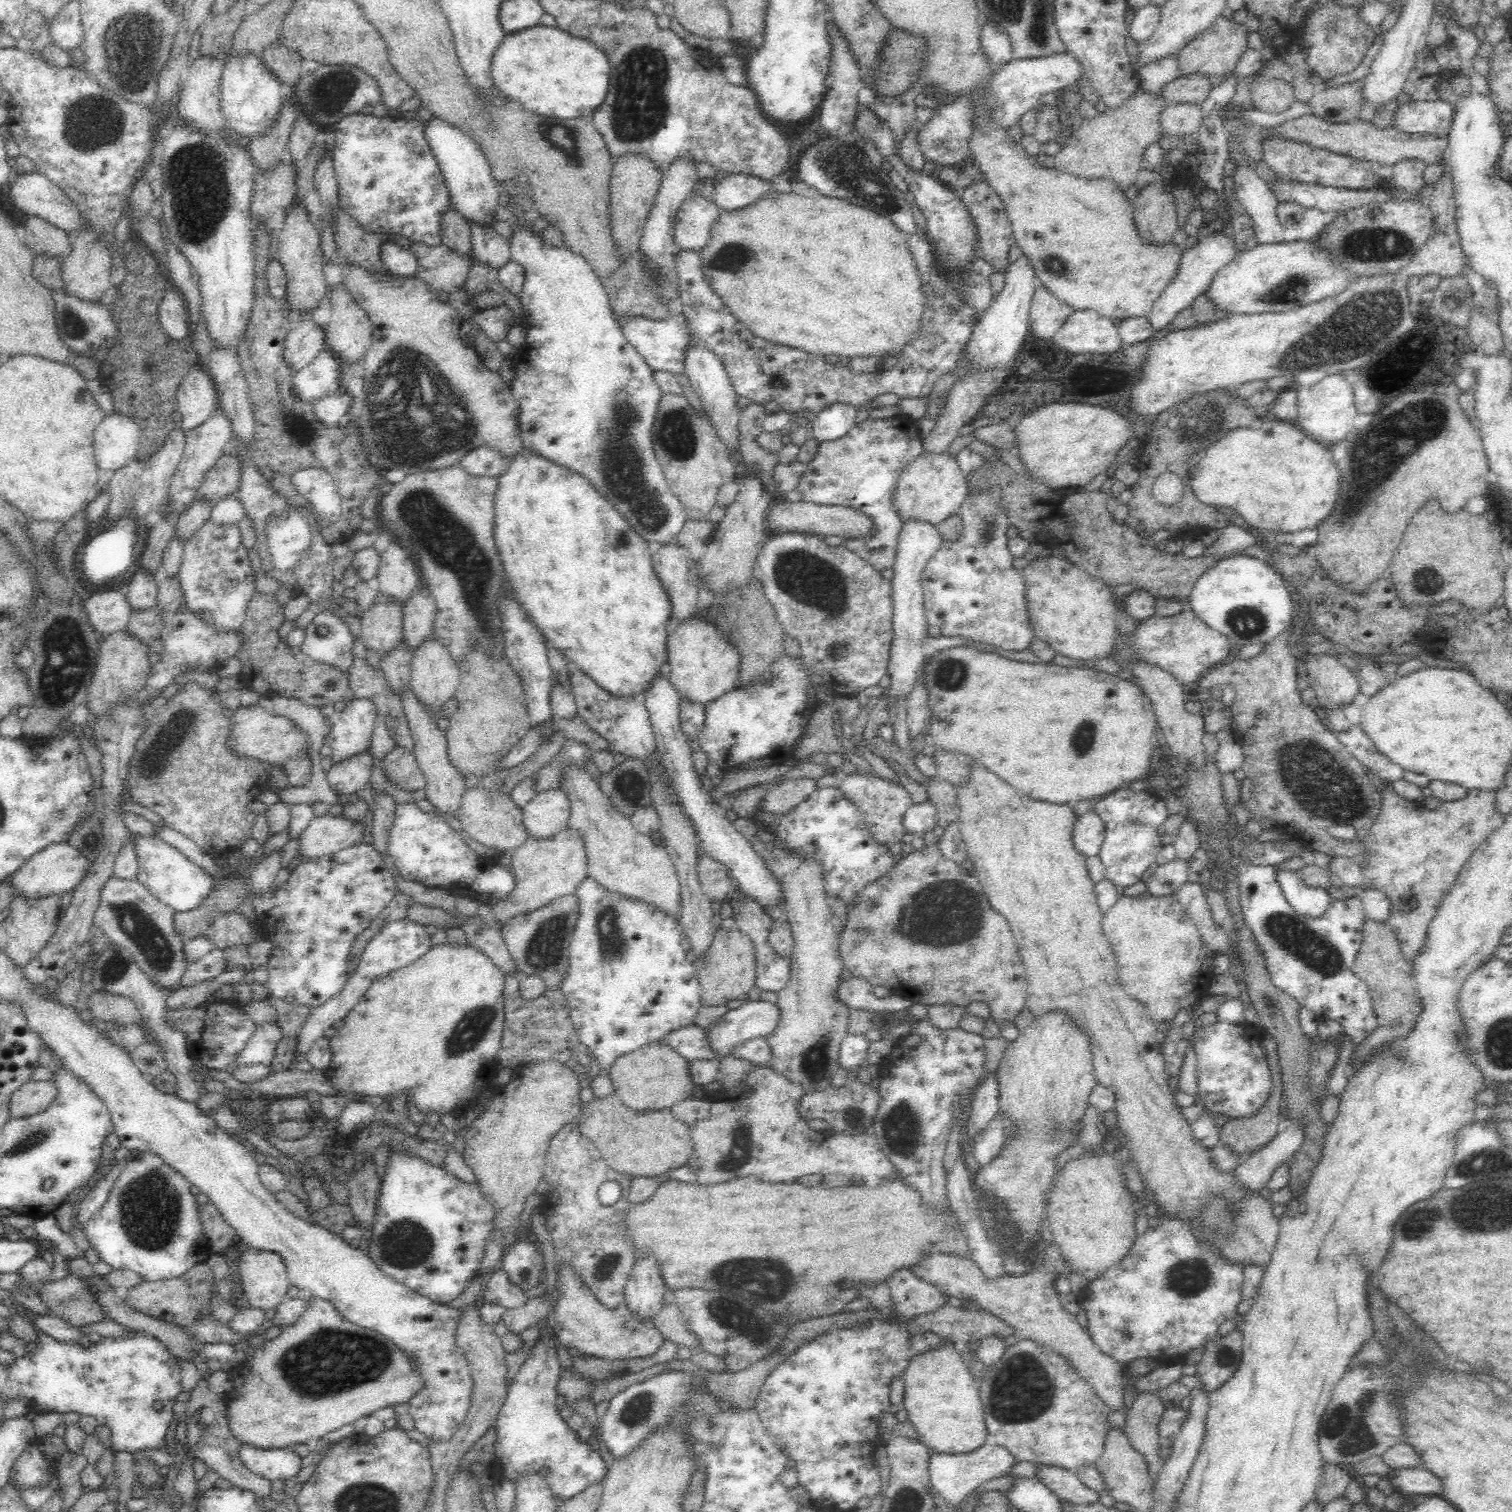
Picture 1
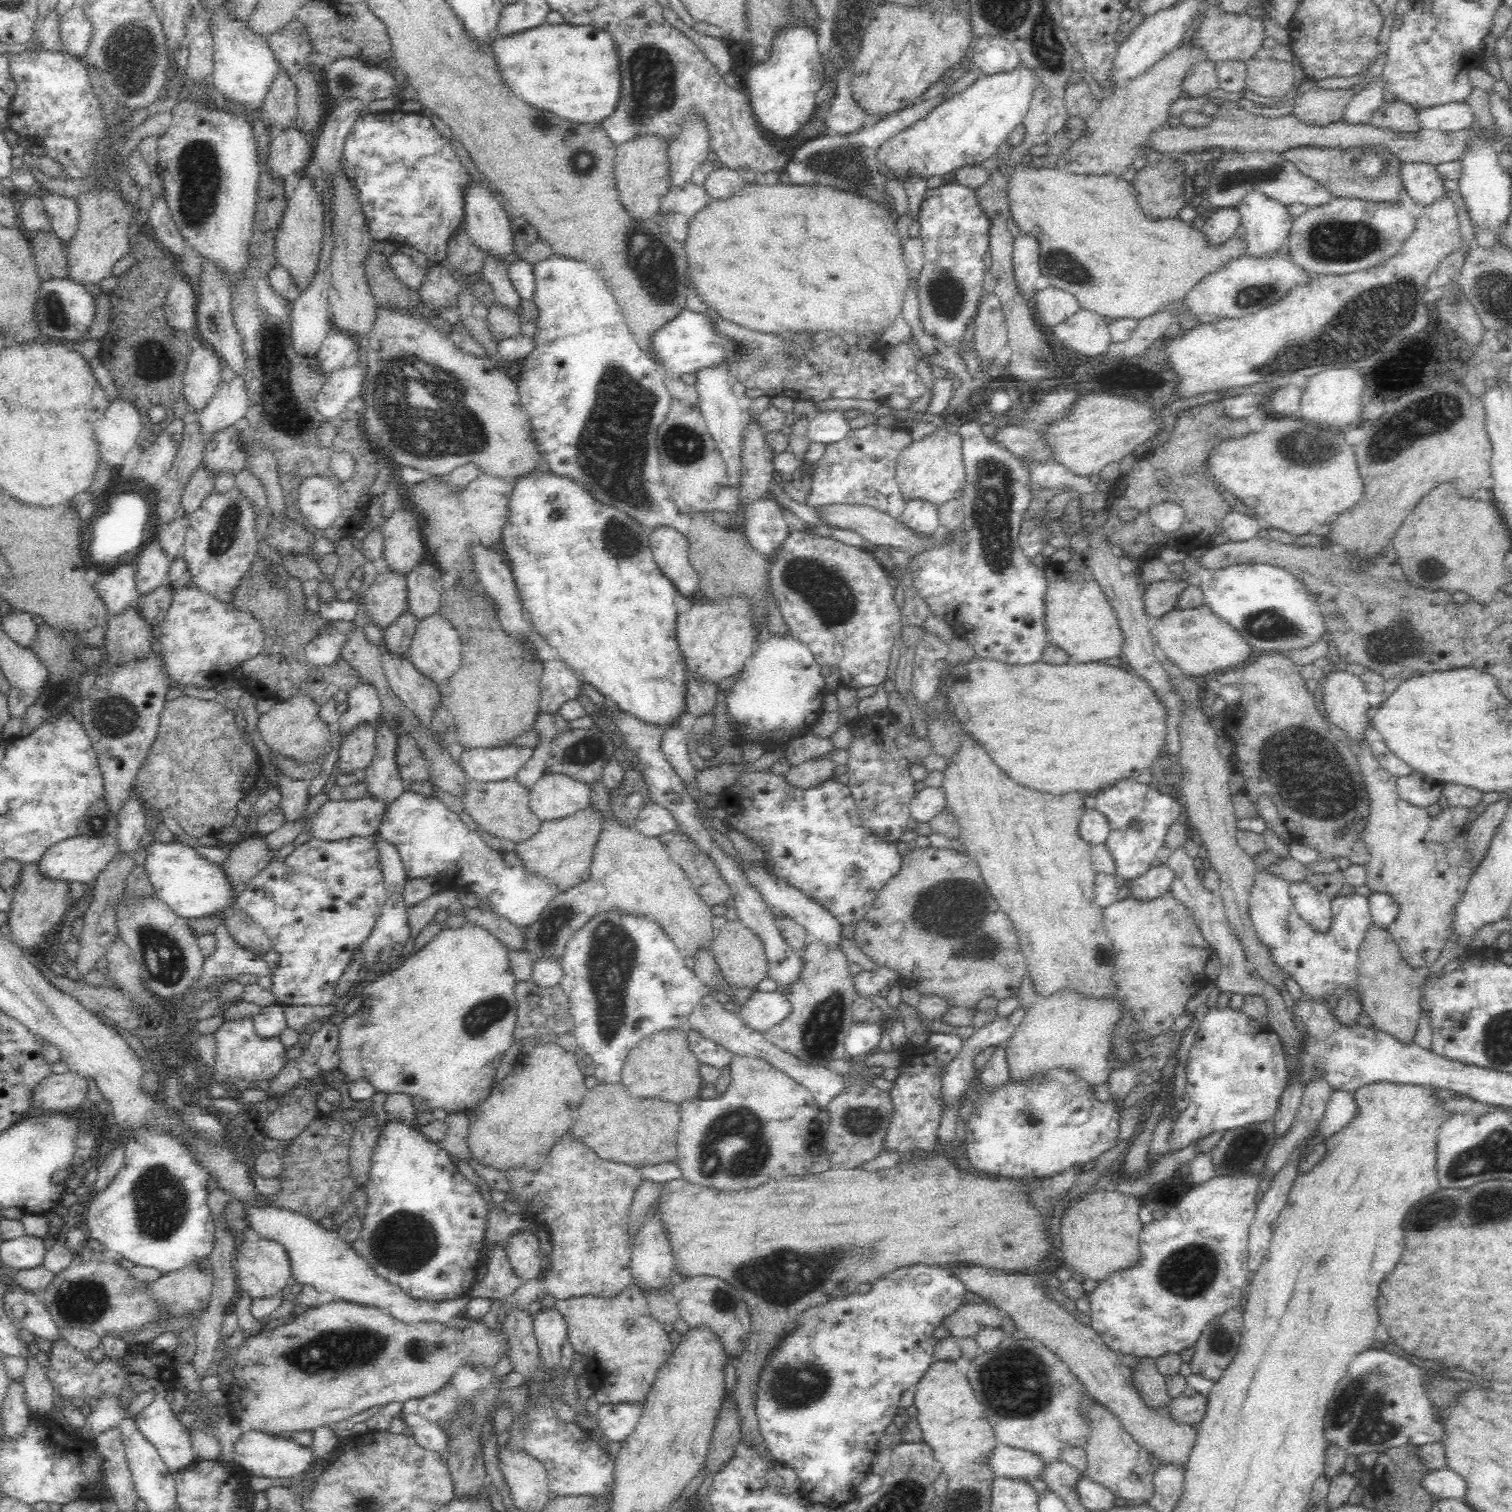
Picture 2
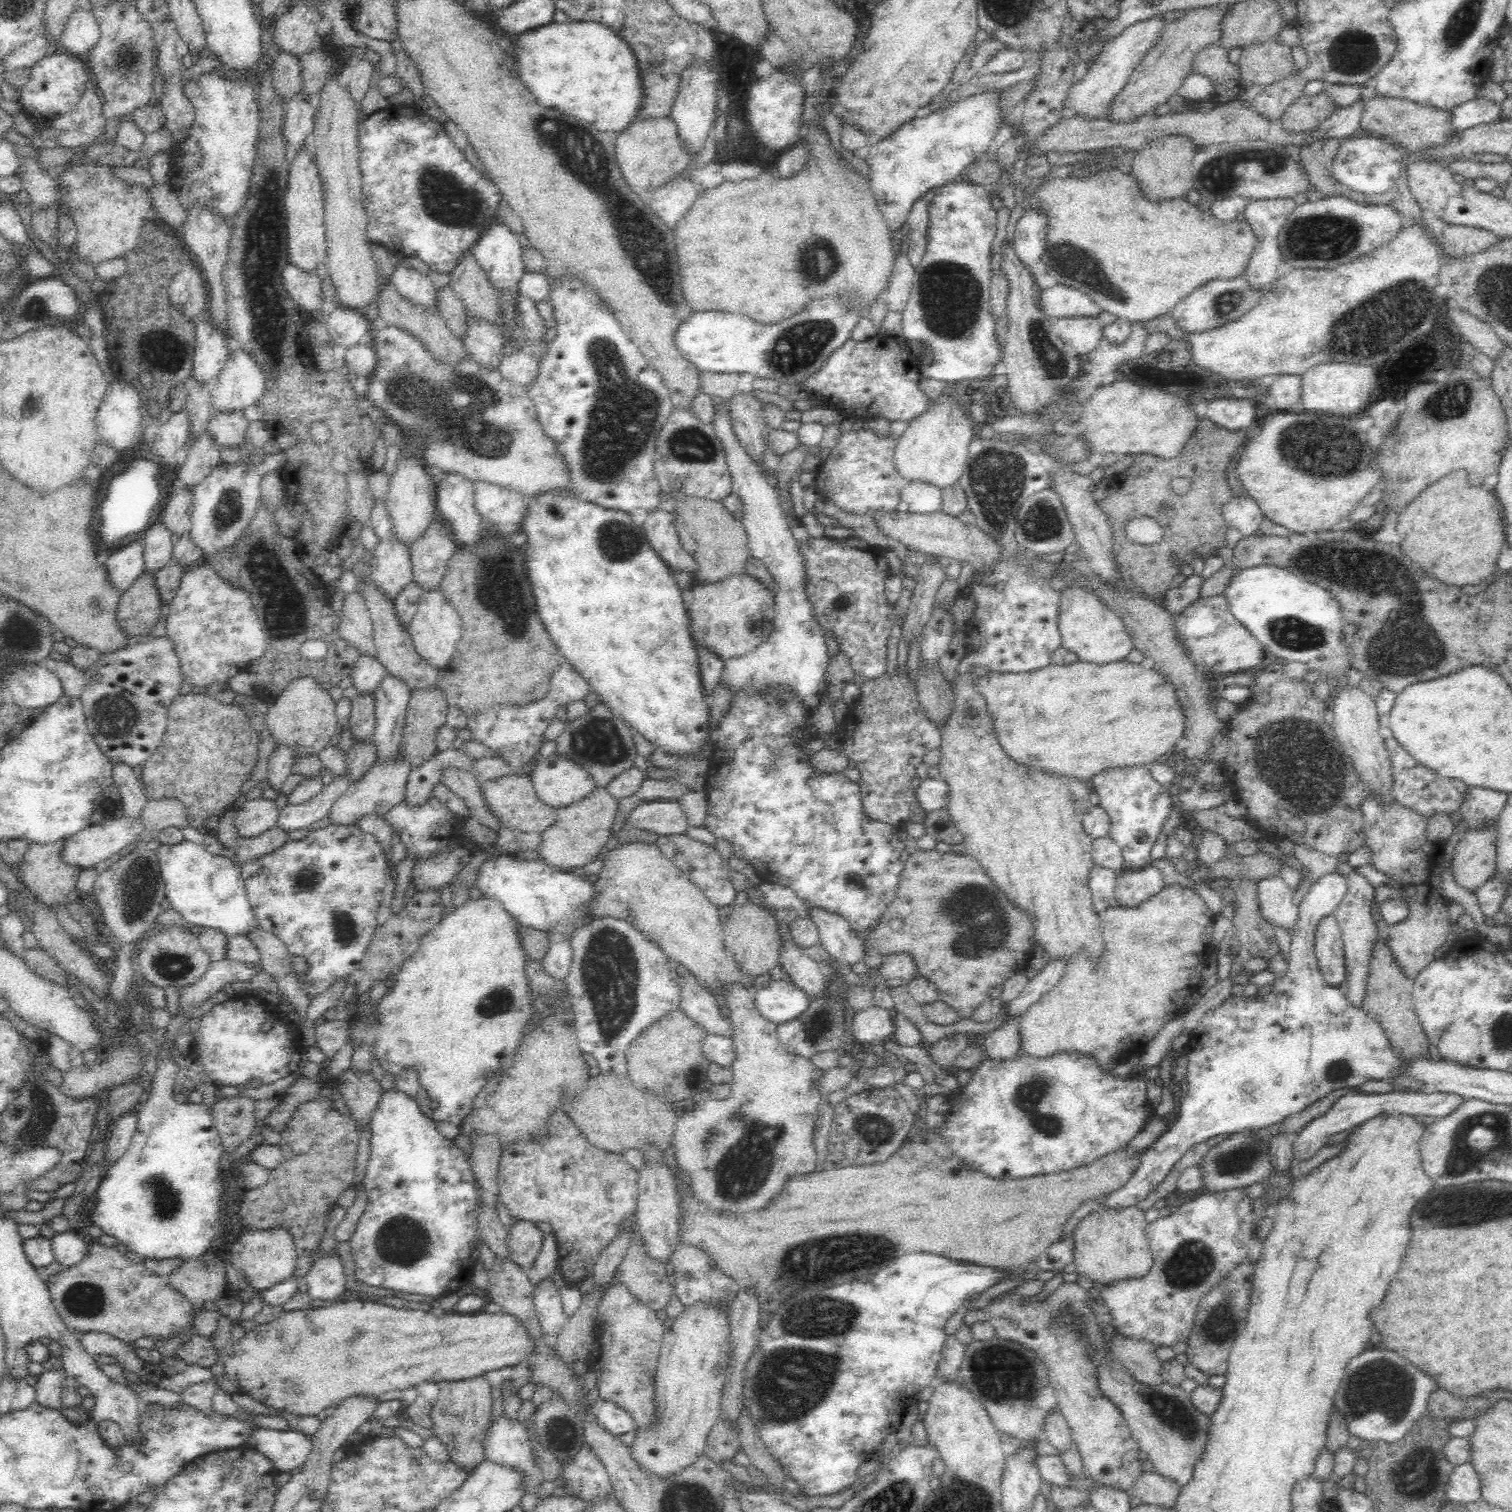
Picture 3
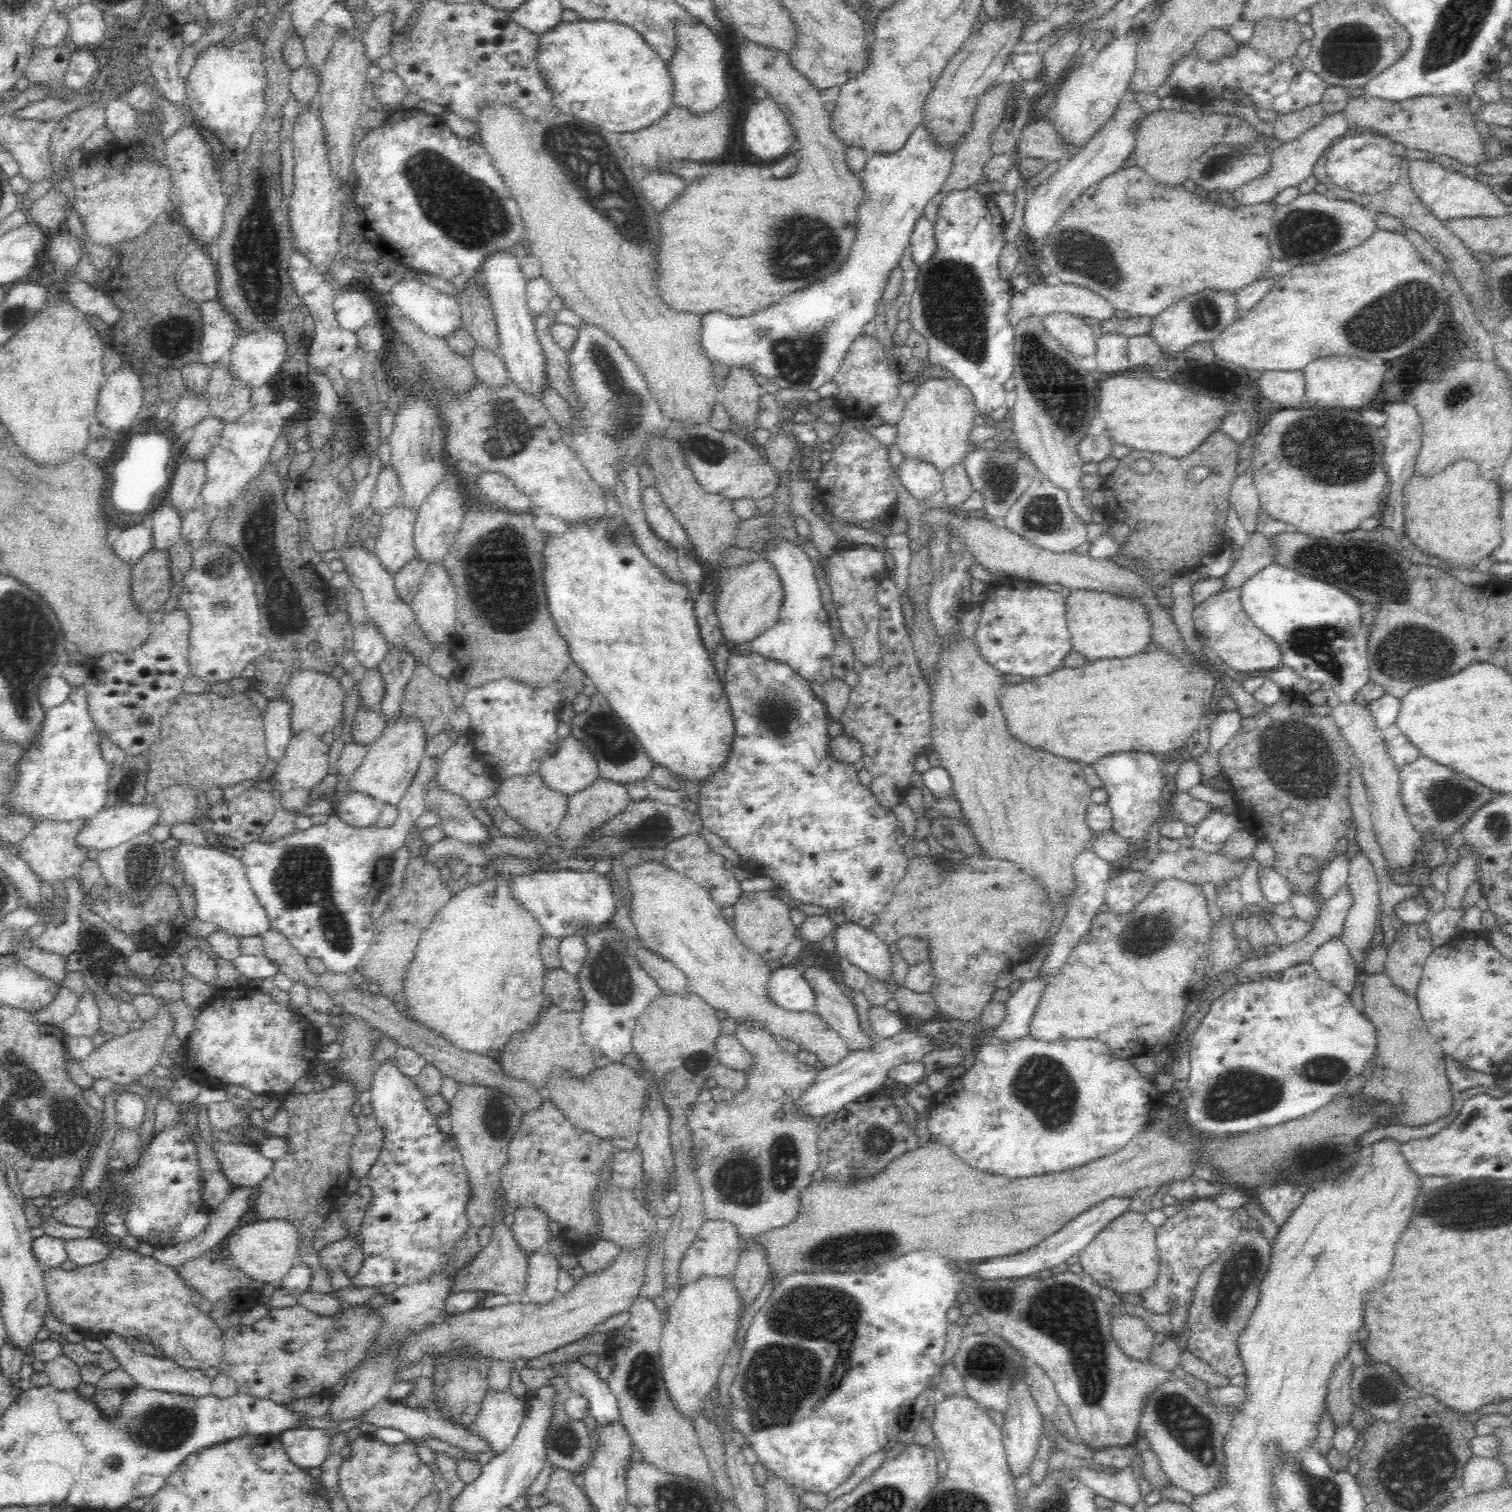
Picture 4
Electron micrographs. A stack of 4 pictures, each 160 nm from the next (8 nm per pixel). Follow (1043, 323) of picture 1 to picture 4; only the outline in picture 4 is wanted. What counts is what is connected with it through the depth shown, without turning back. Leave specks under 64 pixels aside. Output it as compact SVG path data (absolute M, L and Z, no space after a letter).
M1041 283L1027 286L1023 292L1014 292L1012 302L1010 302L1010 312L1008 320L1010 325L1015 327L1020 321L1029 316L1042 316L1055 312L1070 313L1077 317L1086 317L1096 321L1108 320L1116 314L1116 309L1108 299L1090 290L1088 287L1081 287L1075 284L1061 283L1059 285Z

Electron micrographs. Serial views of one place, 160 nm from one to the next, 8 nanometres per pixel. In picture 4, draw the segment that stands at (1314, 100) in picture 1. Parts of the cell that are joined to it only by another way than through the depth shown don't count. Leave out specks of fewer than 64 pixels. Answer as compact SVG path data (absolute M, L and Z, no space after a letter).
M1320 102L1290 114L1277 115L1274 123L1274 140L1279 144L1296 140L1303 132L1318 126L1325 118Z

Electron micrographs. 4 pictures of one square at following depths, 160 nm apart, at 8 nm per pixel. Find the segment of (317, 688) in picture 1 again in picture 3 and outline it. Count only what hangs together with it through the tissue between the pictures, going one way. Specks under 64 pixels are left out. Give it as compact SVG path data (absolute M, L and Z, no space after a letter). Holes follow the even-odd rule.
M258 503L256 511L253 512L252 518L249 518L248 524L241 532L239 539L236 539L231 545L226 545L219 551L212 553L206 560L220 573L220 577L232 581L234 585L244 587L250 593L250 598L258 618L260 618L261 630L265 633L267 649L262 656L251 661L248 671L256 676L256 684L254 684L253 690L254 696L258 701L267 704L273 703L281 690L284 690L292 680L302 678L302 676L312 675L312 678L316 678L320 685L329 689L343 680L344 675L349 676L351 674L360 654L339 636L339 615L329 606L334 602L332 596L335 594L335 592L328 592L328 584L331 584L331 580L329 583L319 577L314 582L314 576L310 576L311 566L303 559L304 551L300 549L301 545L297 544L294 539L282 536L280 526L276 524L274 510L270 510L268 506L264 506L262 503ZM312 638L322 640L326 644L324 658L314 660L314 658L304 658L300 654L302 644L306 640L312 640Z

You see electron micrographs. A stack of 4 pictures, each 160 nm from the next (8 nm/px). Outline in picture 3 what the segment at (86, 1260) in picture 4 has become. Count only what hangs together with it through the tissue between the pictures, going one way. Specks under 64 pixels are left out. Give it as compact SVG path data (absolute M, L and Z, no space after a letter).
M74 1232L55 1233L52 1239L54 1260L68 1267L82 1262L90 1254L90 1242Z

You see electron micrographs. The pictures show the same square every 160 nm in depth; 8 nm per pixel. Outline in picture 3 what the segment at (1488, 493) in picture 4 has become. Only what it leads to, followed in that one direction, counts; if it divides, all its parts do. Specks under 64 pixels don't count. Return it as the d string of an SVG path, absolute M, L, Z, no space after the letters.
M1454 470L1422 490L1410 504L1404 506L1396 526L1397 536L1402 536L1404 554L1408 554L1428 575L1452 585L1473 585L1495 569L1498 555L1506 544L1502 508L1494 490L1488 492L1482 486L1472 486L1466 470Z

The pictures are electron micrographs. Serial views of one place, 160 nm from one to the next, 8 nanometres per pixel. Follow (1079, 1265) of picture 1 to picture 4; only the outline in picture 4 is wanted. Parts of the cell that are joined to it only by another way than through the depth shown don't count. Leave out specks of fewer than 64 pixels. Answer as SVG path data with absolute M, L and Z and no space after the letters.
M1130 1210L1116 1217L1078 1254L1086 1273L1102 1287L1117 1294L1137 1294L1150 1290L1160 1276L1160 1253L1156 1244L1158 1227L1146 1220L1146 1215Z

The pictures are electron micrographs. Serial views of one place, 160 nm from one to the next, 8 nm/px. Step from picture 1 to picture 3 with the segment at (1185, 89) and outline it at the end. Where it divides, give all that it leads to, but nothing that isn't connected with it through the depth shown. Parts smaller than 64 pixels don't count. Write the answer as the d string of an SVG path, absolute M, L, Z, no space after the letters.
M1219 42L1197 50L1191 70L1200 71L1212 79L1218 100L1232 100L1241 90L1241 67L1238 62L1232 63L1228 49Z

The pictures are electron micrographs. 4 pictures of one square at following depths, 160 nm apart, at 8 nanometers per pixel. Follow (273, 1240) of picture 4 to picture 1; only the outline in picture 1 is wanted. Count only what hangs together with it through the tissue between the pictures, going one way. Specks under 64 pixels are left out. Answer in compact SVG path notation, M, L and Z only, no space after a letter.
M249 1247L240 1254L238 1274L250 1306L275 1309L287 1298L291 1285L282 1257L269 1250Z

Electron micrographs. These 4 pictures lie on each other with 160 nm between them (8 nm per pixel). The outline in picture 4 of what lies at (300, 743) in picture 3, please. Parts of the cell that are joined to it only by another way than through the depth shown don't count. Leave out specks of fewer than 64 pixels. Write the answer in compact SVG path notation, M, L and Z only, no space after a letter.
M304 669L296 670L291 674L283 696L292 701L291 732L308 730L322 736L326 731L332 731L342 719L342 712L344 712L342 706L347 694L344 693L340 679L334 673L326 674L326 672Z

